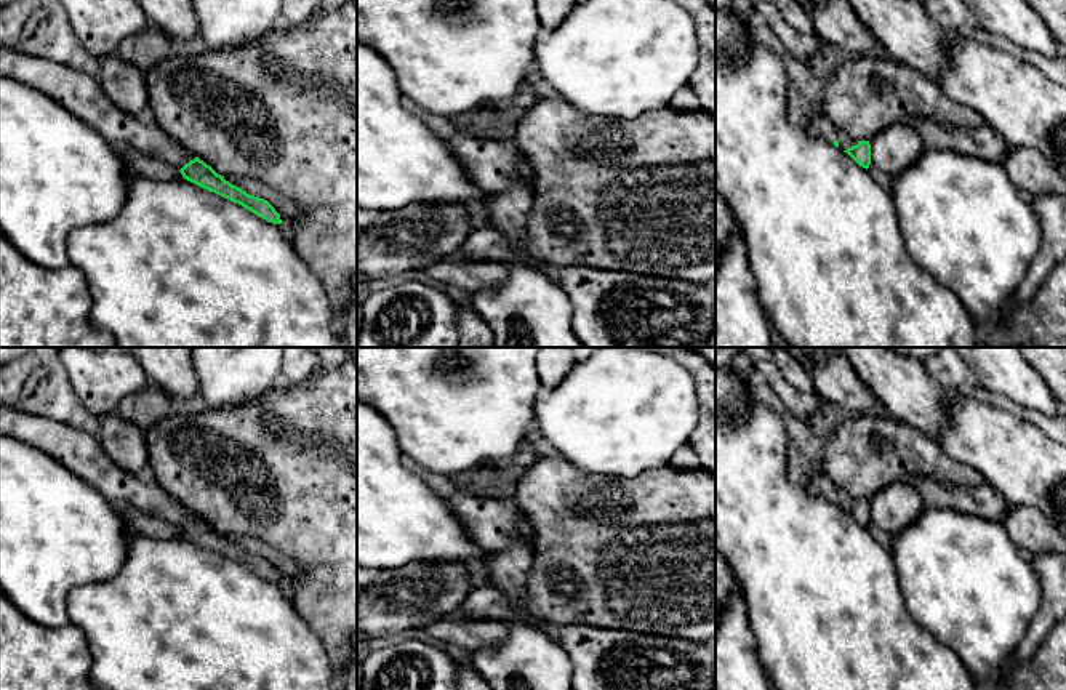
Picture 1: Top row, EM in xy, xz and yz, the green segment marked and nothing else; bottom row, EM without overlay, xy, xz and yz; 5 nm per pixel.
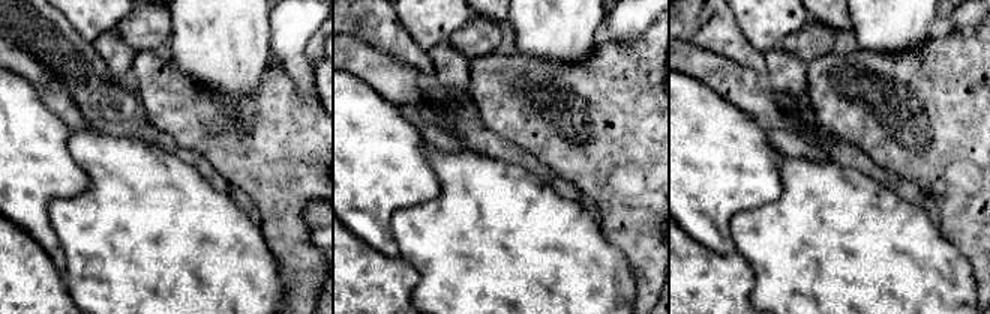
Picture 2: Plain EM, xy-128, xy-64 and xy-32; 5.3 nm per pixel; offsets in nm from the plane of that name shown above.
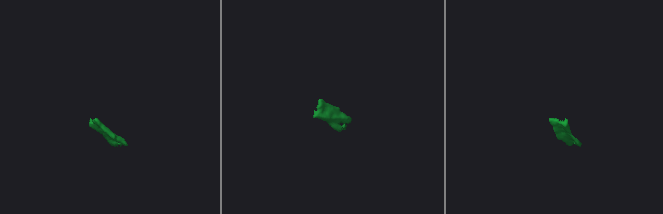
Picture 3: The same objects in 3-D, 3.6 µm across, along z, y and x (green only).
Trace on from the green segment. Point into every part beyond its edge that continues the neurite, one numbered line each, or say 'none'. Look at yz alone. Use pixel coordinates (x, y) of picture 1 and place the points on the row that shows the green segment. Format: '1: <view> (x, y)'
1: yz (821, 127)

